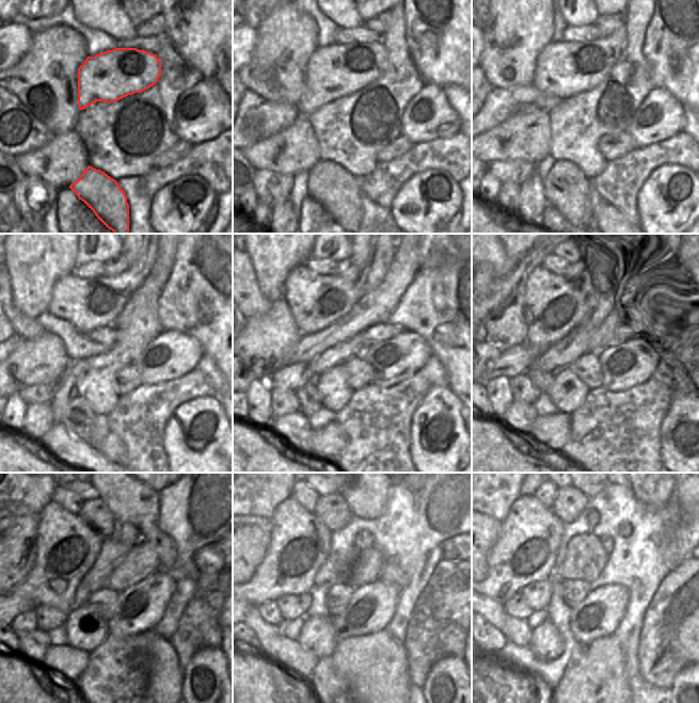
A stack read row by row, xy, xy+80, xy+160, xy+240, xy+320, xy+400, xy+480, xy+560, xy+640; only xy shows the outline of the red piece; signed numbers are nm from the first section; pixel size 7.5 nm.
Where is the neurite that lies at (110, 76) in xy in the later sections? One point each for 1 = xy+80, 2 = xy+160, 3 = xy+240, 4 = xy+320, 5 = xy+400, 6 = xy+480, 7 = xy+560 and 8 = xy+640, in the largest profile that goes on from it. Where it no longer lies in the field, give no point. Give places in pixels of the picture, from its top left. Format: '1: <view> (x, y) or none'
1: xy+80 (338, 69)
2: xy+160 (564, 68)
3: xy+240 (89, 304)
4: xy+320 (316, 301)
5: xy+400 (553, 305)
6: xy+480 (65, 547)
7: xy+560 (299, 544)
8: xy+640 (524, 552)

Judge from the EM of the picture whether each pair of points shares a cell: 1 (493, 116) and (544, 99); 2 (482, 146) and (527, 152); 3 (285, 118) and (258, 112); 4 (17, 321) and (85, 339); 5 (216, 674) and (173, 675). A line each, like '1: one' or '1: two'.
1: one
2: one
3: one
4: one
5: two

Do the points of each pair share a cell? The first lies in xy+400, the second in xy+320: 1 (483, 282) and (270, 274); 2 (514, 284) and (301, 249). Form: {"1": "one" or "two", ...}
{"1": "two", "2": "two"}

